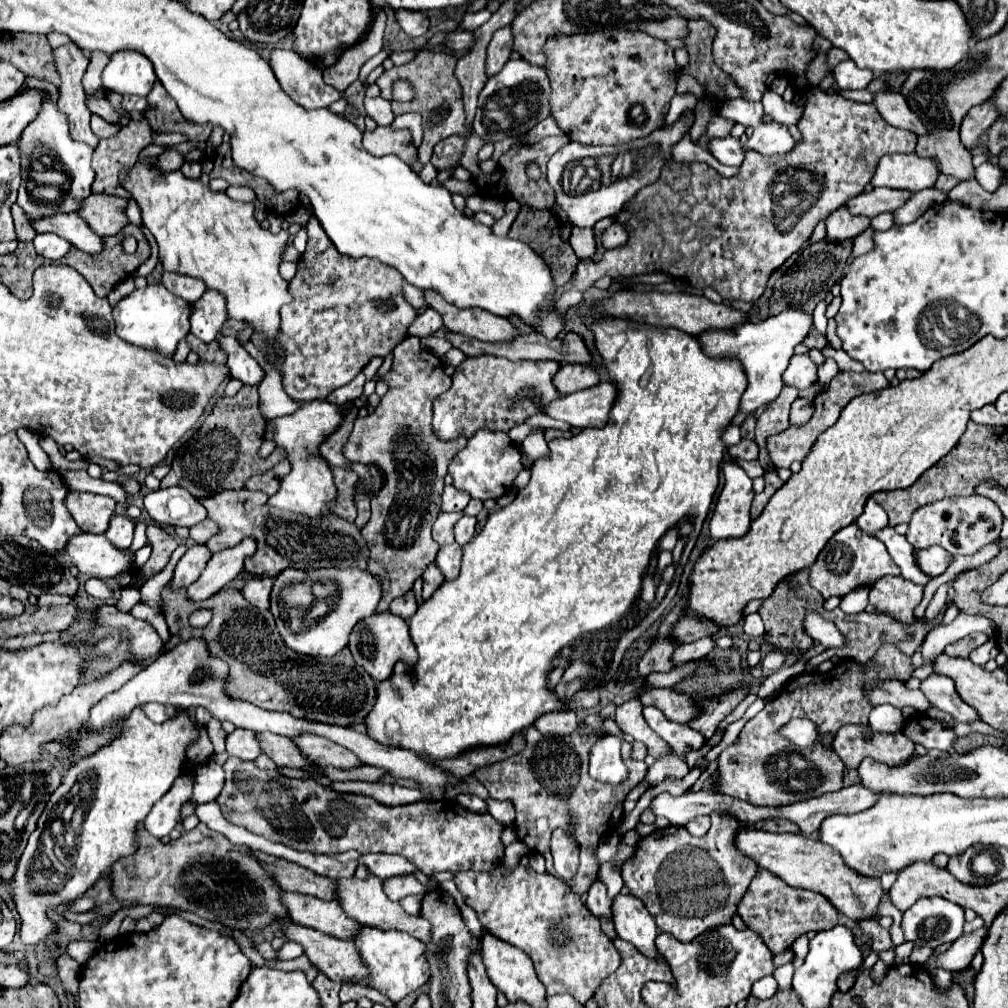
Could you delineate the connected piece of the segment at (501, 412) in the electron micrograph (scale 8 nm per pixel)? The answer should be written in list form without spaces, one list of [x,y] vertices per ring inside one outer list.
[[[479,356],[479,358],[467,358],[461,362],[453,374],[453,386],[441,394],[435,404],[433,404],[433,430],[441,440],[455,440],[457,436],[471,438],[477,430],[489,428],[489,430],[501,430],[509,432],[513,426],[519,426],[527,422],[527,418],[541,414],[543,406],[549,406],[553,400],[561,398],[559,390],[553,384],[553,376],[559,370],[559,364],[553,360],[521,360],[521,362],[511,362],[507,358],[499,356]]]

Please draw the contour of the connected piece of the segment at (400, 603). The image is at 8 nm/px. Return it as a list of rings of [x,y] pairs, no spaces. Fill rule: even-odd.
[[[413,590],[403,594],[403,596],[399,596],[399,598],[395,598],[391,602],[391,606],[389,606],[389,612],[395,614],[395,616],[401,616],[403,620],[411,618],[415,614],[415,610],[417,610],[417,600],[415,600],[415,592]]]

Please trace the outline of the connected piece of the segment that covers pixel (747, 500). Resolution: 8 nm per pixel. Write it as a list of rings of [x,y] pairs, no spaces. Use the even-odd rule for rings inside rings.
[[[725,462],[723,476],[725,476],[725,486],[717,498],[713,516],[709,520],[711,538],[715,540],[739,538],[749,530],[751,524],[749,508],[755,496],[751,488],[751,478],[745,474],[741,466]]]

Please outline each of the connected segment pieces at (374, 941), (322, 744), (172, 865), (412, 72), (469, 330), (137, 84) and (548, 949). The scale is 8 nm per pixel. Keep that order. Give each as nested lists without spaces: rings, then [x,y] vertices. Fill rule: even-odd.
[[[361,926],[359,932],[353,936],[355,948],[359,950],[359,956],[363,964],[367,966],[369,974],[361,982],[369,988],[379,990],[383,996],[387,996],[393,1004],[403,1000],[407,994],[419,990],[427,982],[427,960],[423,956],[425,944],[413,936],[409,936],[403,930],[381,930],[373,926]]]
[[[297,734],[291,738],[295,742],[295,746],[303,752],[303,756],[307,756],[313,764],[317,766],[333,766],[333,768],[353,768],[353,766],[361,766],[359,760],[355,760],[355,754],[349,752],[347,748],[317,736],[317,734]]]
[[[203,822],[167,844],[147,836],[143,828],[135,834],[139,844],[135,854],[117,860],[111,868],[119,900],[173,906],[239,930],[263,928],[271,924],[271,916],[287,916],[279,900],[279,886],[271,884],[271,876],[259,868],[251,850],[231,844],[223,834],[209,830]]]
[[[421,50],[415,60],[403,66],[393,66],[391,70],[385,70],[377,78],[377,86],[381,88],[381,98],[389,100],[393,106],[393,114],[405,114],[405,112],[419,112],[423,116],[423,142],[419,146],[419,158],[421,164],[427,164],[431,160],[433,148],[439,140],[451,136],[451,134],[463,134],[465,132],[465,112],[463,112],[463,102],[461,102],[461,88],[459,82],[453,76],[457,56],[455,54],[445,54],[445,52],[435,52],[435,50]],[[397,78],[405,78],[415,86],[417,96],[407,102],[399,104],[391,98],[391,84]]]
[[[423,290],[425,302],[429,308],[441,314],[445,328],[457,334],[465,334],[483,342],[501,342],[517,336],[517,330],[499,316],[491,316],[491,312],[483,312],[479,308],[455,308],[439,296],[439,292]]]
[[[117,52],[103,70],[103,88],[121,96],[147,96],[157,80],[153,64],[139,52]]]
[[[501,860],[489,872],[455,872],[453,882],[467,904],[471,904],[471,908],[477,912],[485,930],[529,954],[537,978],[547,988],[547,996],[571,994],[579,1004],[585,1004],[601,980],[619,968],[621,956],[613,942],[599,928],[599,918],[585,908],[579,894],[571,892],[565,880],[551,874],[537,874],[533,868],[521,864],[517,864],[513,870],[507,870]]]

